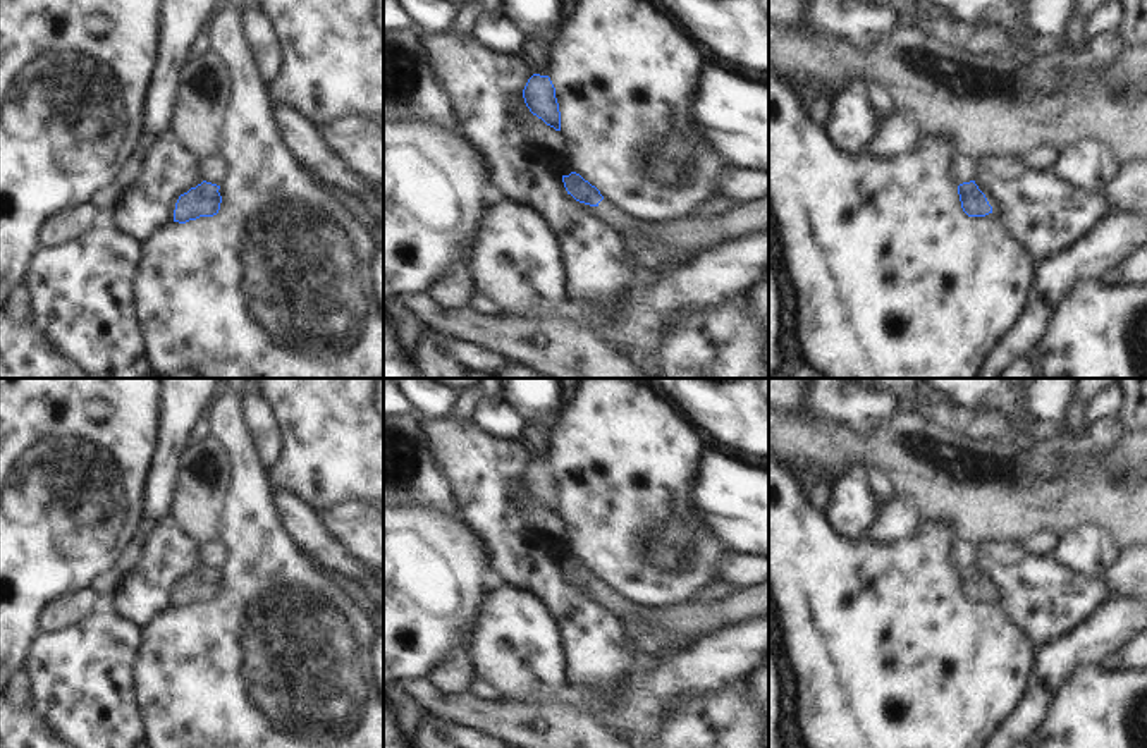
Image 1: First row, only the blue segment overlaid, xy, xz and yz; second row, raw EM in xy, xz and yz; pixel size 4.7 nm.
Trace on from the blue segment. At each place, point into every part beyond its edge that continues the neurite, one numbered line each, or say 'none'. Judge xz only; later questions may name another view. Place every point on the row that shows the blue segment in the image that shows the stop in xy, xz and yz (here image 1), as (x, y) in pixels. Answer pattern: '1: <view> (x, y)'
1: xz (752, 217)

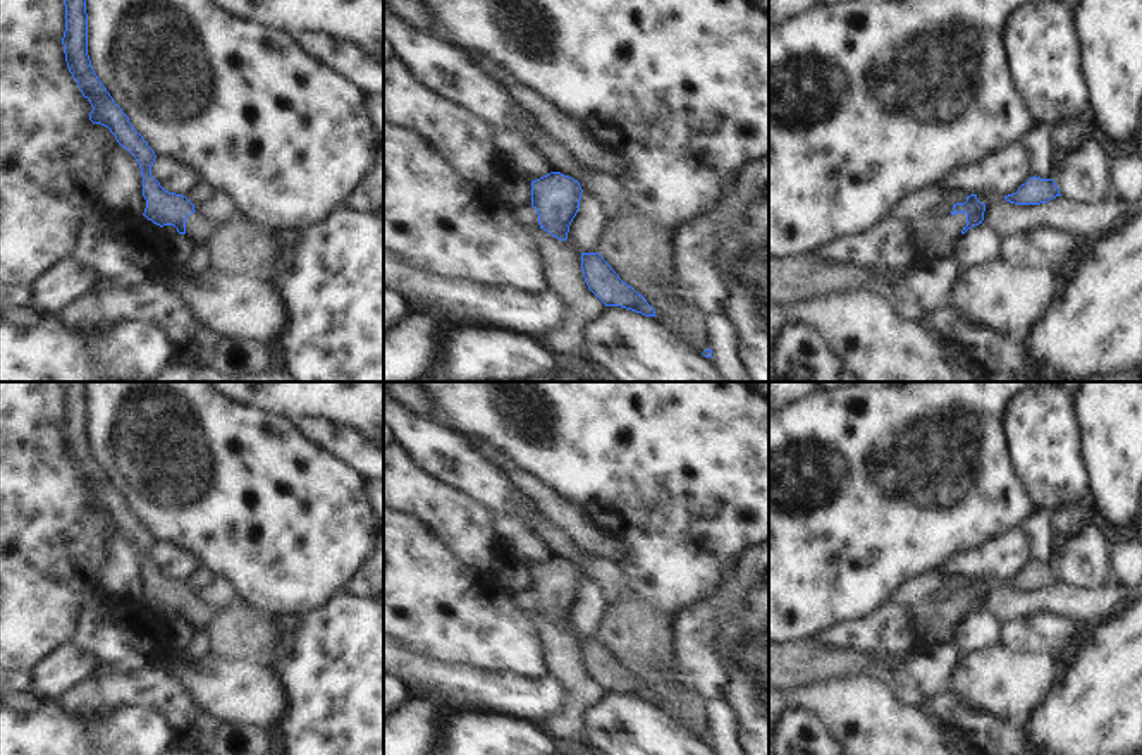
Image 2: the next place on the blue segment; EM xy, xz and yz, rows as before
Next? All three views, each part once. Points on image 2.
1: yz (934, 234)

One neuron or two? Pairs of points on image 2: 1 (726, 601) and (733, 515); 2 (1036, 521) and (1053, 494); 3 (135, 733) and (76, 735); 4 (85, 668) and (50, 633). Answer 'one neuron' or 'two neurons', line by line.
1: two neurons
2: two neurons
3: one neuron
4: two neurons

